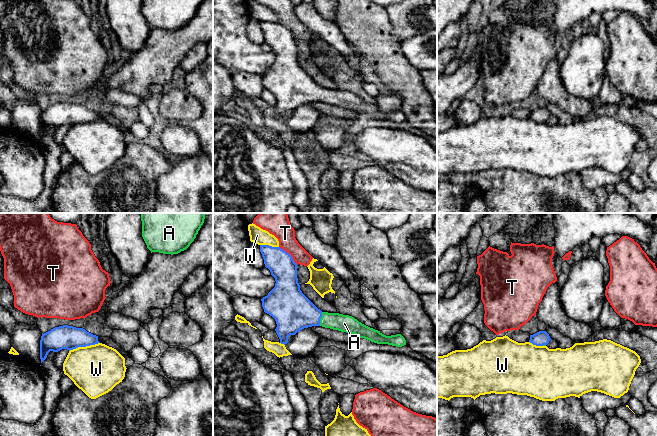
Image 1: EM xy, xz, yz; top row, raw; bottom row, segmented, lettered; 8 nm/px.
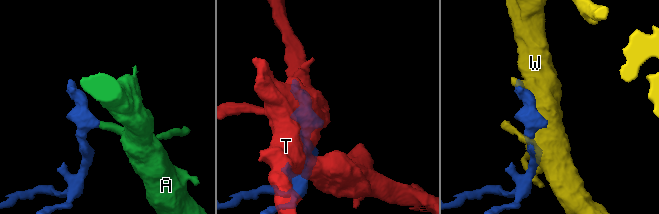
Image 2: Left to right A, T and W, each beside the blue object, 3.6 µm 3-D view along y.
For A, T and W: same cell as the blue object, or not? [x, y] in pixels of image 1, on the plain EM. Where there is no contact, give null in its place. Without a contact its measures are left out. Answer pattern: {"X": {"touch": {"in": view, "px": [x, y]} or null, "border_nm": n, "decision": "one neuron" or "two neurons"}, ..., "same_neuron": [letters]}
{"A": {"touch": {"in": "xz", "px": [320, 94]}, "border_nm": 110, "decision": "one neuron"}, "T": {"touch": {"in": "xz", "px": [289, 30]}, "border_nm": 220, "decision": "two neurons"}, "W": {"touch": {"in": "xy", "px": [83, 122]}, "border_nm": 260, "decision": "two neurons"}, "same_neuron": ["A"]}

